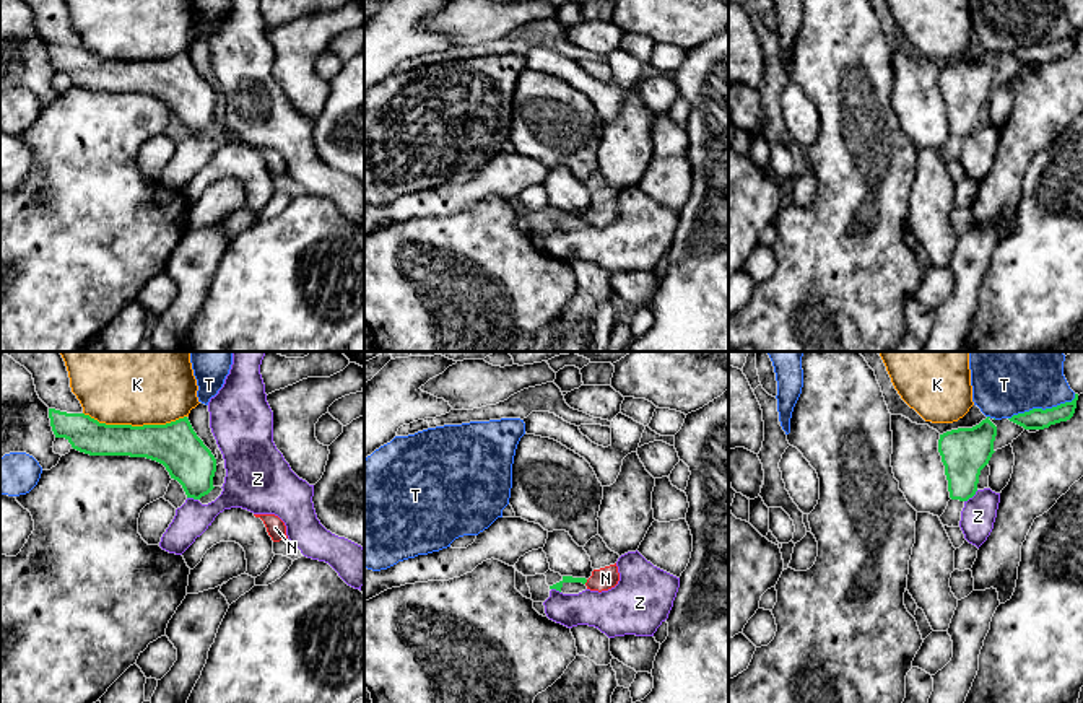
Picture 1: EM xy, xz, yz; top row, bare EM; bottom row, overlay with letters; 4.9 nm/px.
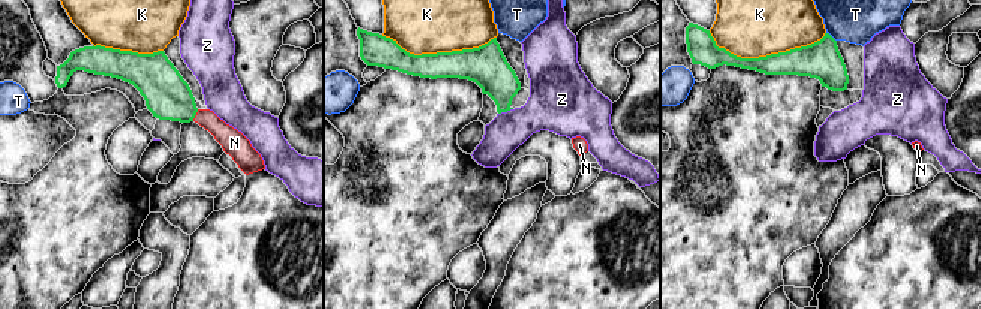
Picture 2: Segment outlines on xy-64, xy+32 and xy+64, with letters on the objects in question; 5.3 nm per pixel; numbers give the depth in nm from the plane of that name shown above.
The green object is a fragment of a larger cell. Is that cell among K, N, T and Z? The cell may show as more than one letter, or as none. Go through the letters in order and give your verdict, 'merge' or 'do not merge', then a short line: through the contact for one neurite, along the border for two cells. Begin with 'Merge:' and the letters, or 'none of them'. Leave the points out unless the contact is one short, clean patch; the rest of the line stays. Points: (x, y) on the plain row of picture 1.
Merge: N
K: do not merge
N: merge; line xz (556, 222), (565, 215), (586, 217), (605, 213)
T: do not merge
Z: do not merge; line yz (978, 126), (965, 137)

